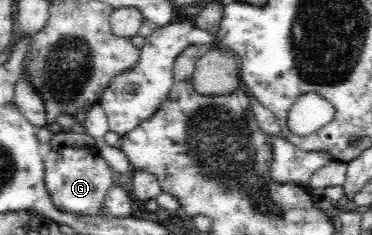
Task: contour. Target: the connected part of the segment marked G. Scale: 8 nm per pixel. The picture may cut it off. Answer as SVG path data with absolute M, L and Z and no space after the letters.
M64 148L50 151L44 158L45 187L54 208L60 212L70 212L78 218L104 218L104 200L113 185L109 164L95 149L87 152Z

